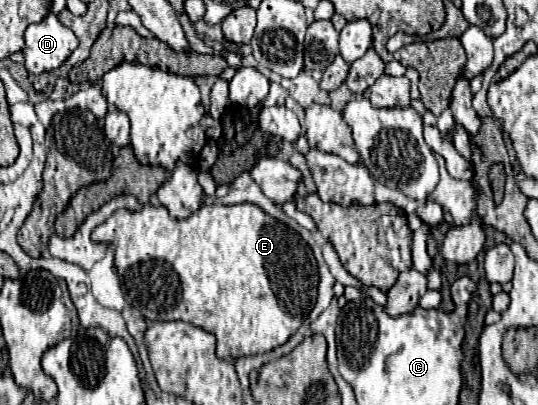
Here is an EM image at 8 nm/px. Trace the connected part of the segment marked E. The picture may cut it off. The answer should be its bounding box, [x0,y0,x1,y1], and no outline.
[92,203,318,359]

